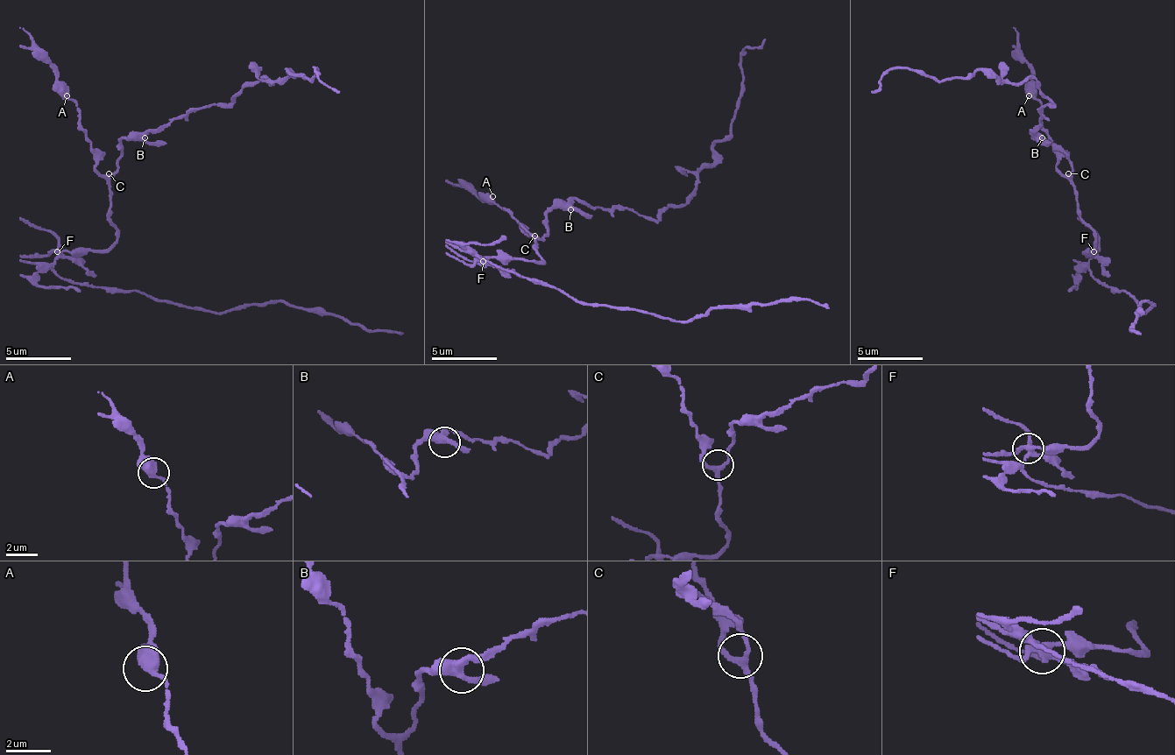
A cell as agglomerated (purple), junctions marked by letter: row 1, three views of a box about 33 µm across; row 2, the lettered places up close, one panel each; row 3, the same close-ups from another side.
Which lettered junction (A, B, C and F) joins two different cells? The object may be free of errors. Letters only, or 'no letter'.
F

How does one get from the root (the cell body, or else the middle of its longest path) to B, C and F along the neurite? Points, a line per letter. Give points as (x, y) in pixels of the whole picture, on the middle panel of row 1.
B: (538, 249), (534, 239), (541, 239), (548, 232), (548, 216), (554, 209), (570, 209)
C: (538, 249), (534, 236)
F: (538, 249), (541, 262), (525, 262), (521, 258), (485, 258), (482, 262)

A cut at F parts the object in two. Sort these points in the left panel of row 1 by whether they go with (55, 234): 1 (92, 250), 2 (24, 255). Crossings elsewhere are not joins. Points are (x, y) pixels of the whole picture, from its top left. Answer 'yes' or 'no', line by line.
1: no
2: no

